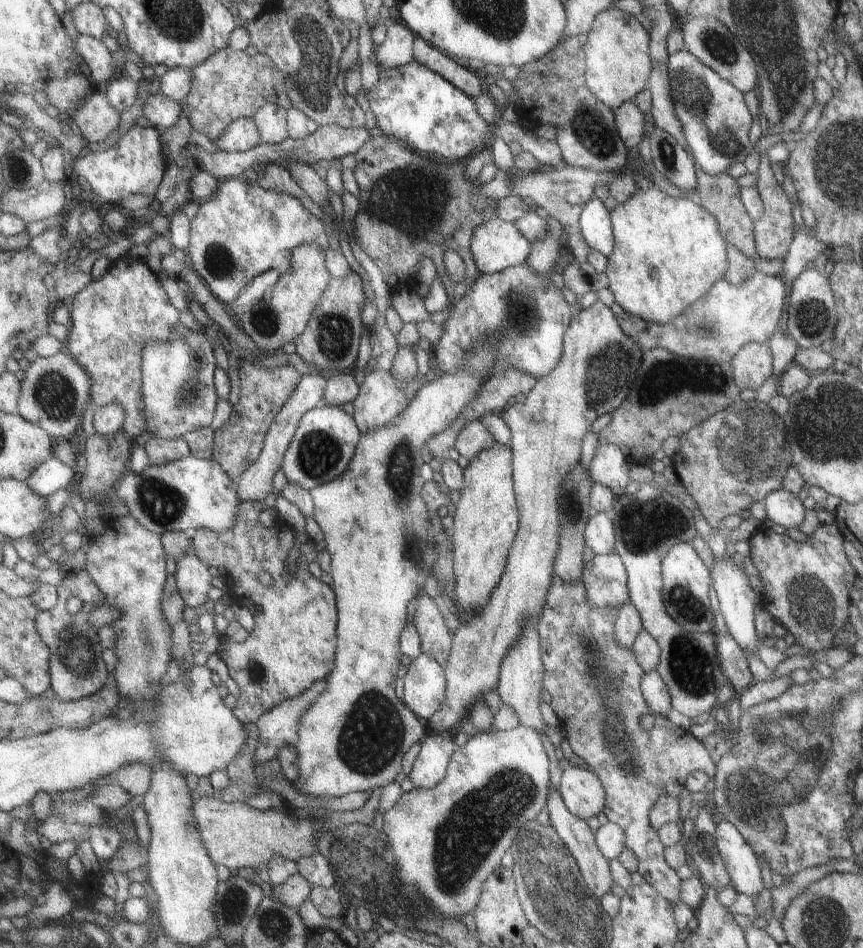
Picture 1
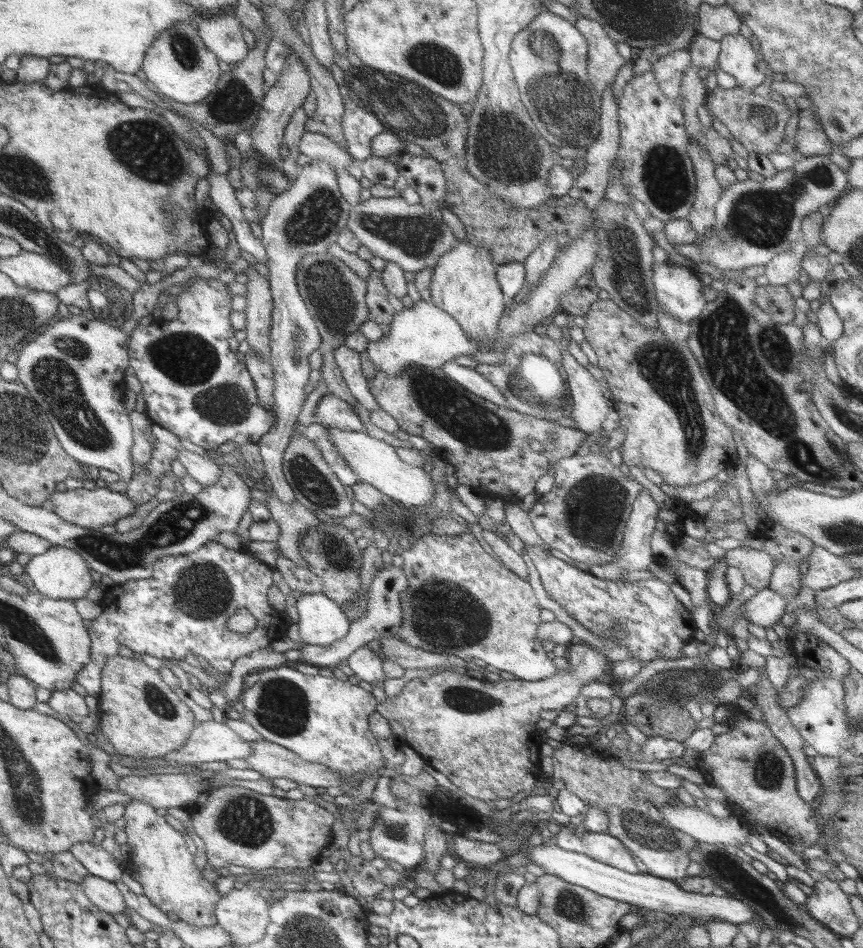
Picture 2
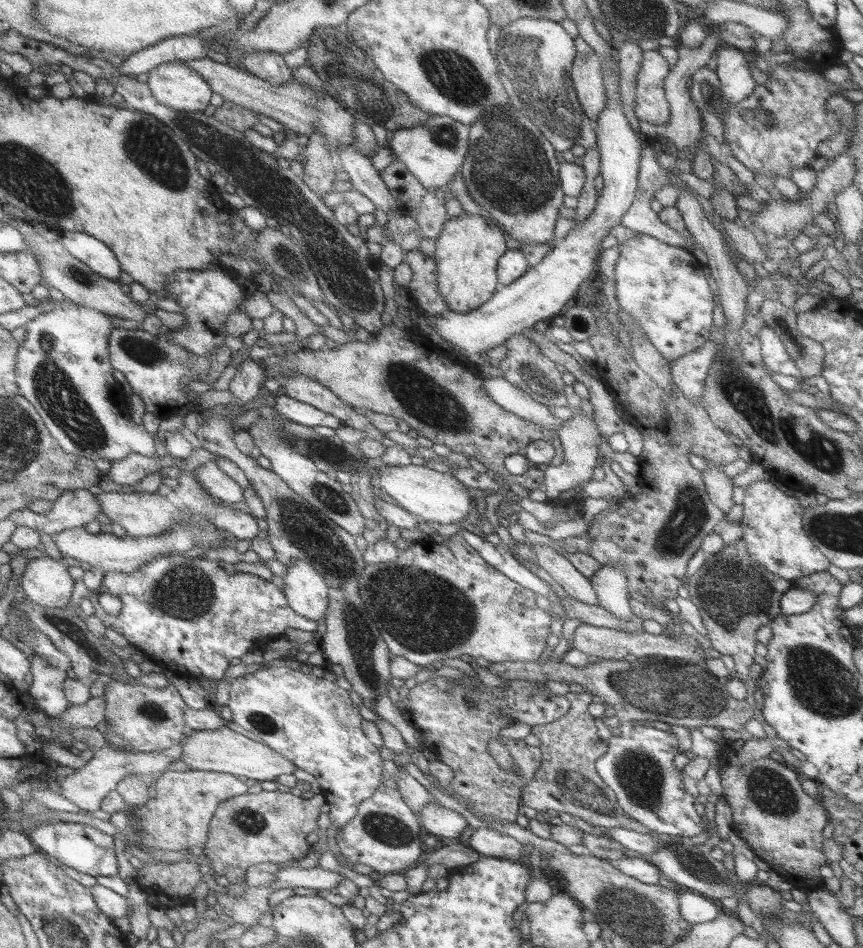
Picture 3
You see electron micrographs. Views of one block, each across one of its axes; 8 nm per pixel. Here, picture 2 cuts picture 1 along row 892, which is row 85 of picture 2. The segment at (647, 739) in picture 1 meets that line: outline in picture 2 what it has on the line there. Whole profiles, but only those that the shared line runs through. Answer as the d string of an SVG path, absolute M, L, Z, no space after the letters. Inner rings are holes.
M686 49L673 51L652 63L654 80L666 99L673 102L679 99L679 85L689 65L690 56Z

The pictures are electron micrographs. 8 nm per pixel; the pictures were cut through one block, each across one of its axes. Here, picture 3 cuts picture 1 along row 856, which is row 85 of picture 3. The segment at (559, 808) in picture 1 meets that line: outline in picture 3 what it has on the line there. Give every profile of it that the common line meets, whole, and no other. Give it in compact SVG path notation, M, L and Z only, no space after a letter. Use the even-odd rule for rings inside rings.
M575 37L573 42L576 53L568 76L582 113L587 119L595 121L599 112L606 108L602 66L598 56L584 40Z

